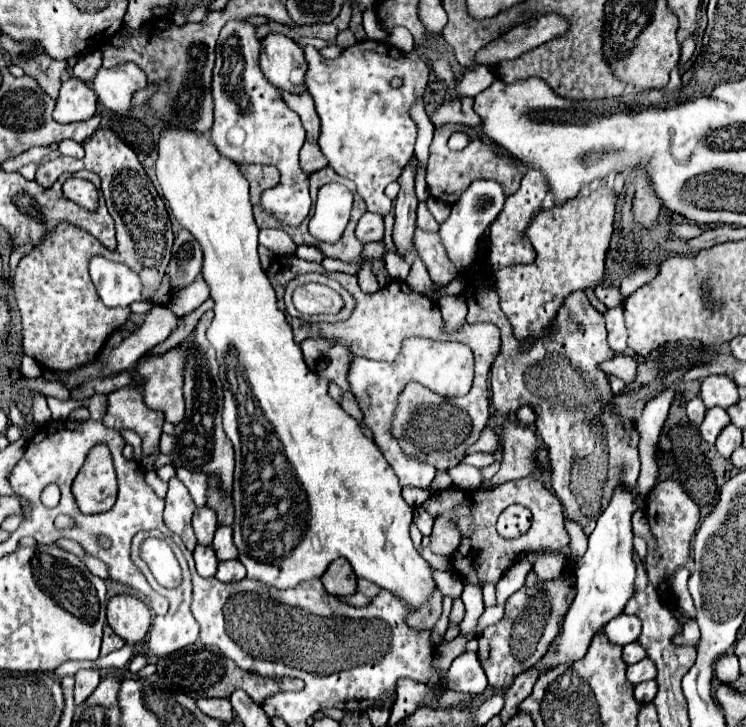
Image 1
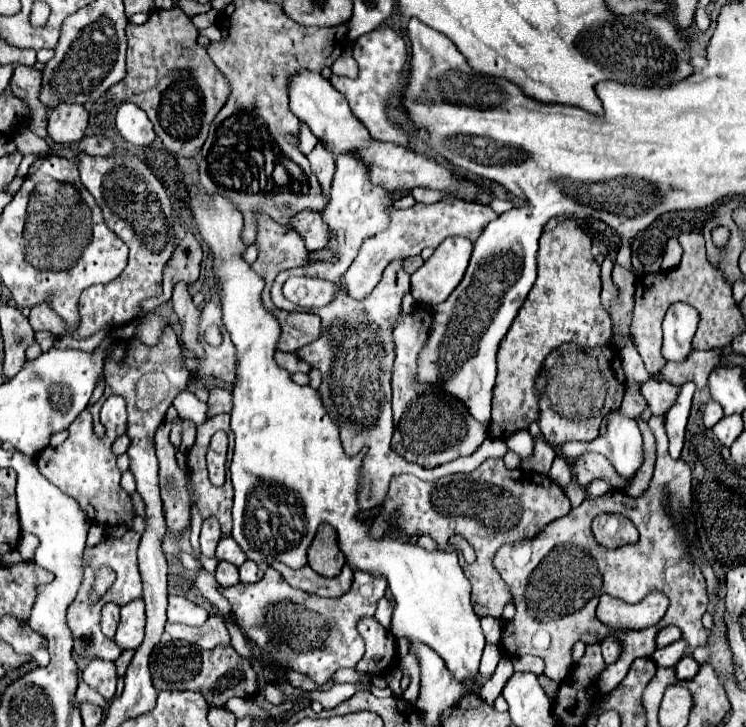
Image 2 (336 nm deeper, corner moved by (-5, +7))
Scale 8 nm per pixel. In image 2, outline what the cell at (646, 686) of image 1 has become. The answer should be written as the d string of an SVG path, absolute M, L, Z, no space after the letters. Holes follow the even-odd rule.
M685 655L685 657L675 665L675 671L677 671L677 677L679 677L681 681L689 681L689 679L693 679L693 677L697 675L699 663L697 663L693 657Z

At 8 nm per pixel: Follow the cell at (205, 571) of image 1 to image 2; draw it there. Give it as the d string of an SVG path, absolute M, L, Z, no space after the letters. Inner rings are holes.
M219 561L219 567L215 571L215 577L217 577L217 583L221 587L233 587L239 583L239 571L235 565L229 565L225 561Z

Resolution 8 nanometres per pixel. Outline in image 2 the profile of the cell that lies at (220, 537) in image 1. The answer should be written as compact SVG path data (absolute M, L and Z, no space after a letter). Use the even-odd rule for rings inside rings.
M223 537L219 541L219 545L217 545L217 559L233 563L235 567L241 567L247 561L245 553L241 551L241 547L231 537Z

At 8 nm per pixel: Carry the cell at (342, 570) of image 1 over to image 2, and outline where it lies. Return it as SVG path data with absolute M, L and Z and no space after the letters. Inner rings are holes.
M321 525L309 547L307 565L323 577L335 577L345 565L345 557L337 543L337 533L331 525Z

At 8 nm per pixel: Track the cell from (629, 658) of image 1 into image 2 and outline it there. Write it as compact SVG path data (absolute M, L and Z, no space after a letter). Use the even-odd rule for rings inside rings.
M665 627L657 635L657 645L659 647L667 647L667 645L675 643L677 639L681 639L681 629L679 627Z

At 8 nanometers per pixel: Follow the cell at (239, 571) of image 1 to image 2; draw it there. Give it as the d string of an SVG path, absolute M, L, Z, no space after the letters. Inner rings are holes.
M245 561L239 567L239 573L241 573L241 581L243 583L257 583L257 581L263 579L263 571L257 567L255 561Z

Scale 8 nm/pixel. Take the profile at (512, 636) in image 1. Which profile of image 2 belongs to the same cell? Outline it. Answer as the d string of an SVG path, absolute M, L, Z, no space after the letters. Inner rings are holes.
M653 415L649 419L649 429L657 439L657 463L651 485L641 497L631 499L625 491L617 489L611 489L601 497L587 497L565 517L551 521L537 537L501 545L493 557L493 567L511 587L513 603L517 607L515 619L503 627L499 647L511 657L539 655L545 661L543 673L553 681L561 683L569 675L573 665L571 649L577 641L601 643L609 635L621 641L619 661L607 666L597 681L597 689L602 694L609 693L625 679L637 657L653 655L657 649L655 637L663 627L677 625L691 649L707 643L707 631L701 625L701 617L709 605L705 577L689 553L685 527L677 529L669 513L663 509L663 503L673 505L675 517L681 519L681 507L691 509L691 469L685 461L669 457L663 417ZM665 489L673 493L673 501L665 501ZM599 513L617 513L630 518L641 535L639 543L619 549L601 549L591 533L591 521ZM651 591L663 591L669 599L669 609L655 627L641 631L615 631L613 635L611 629L595 615L603 593L625 603L639 603Z

